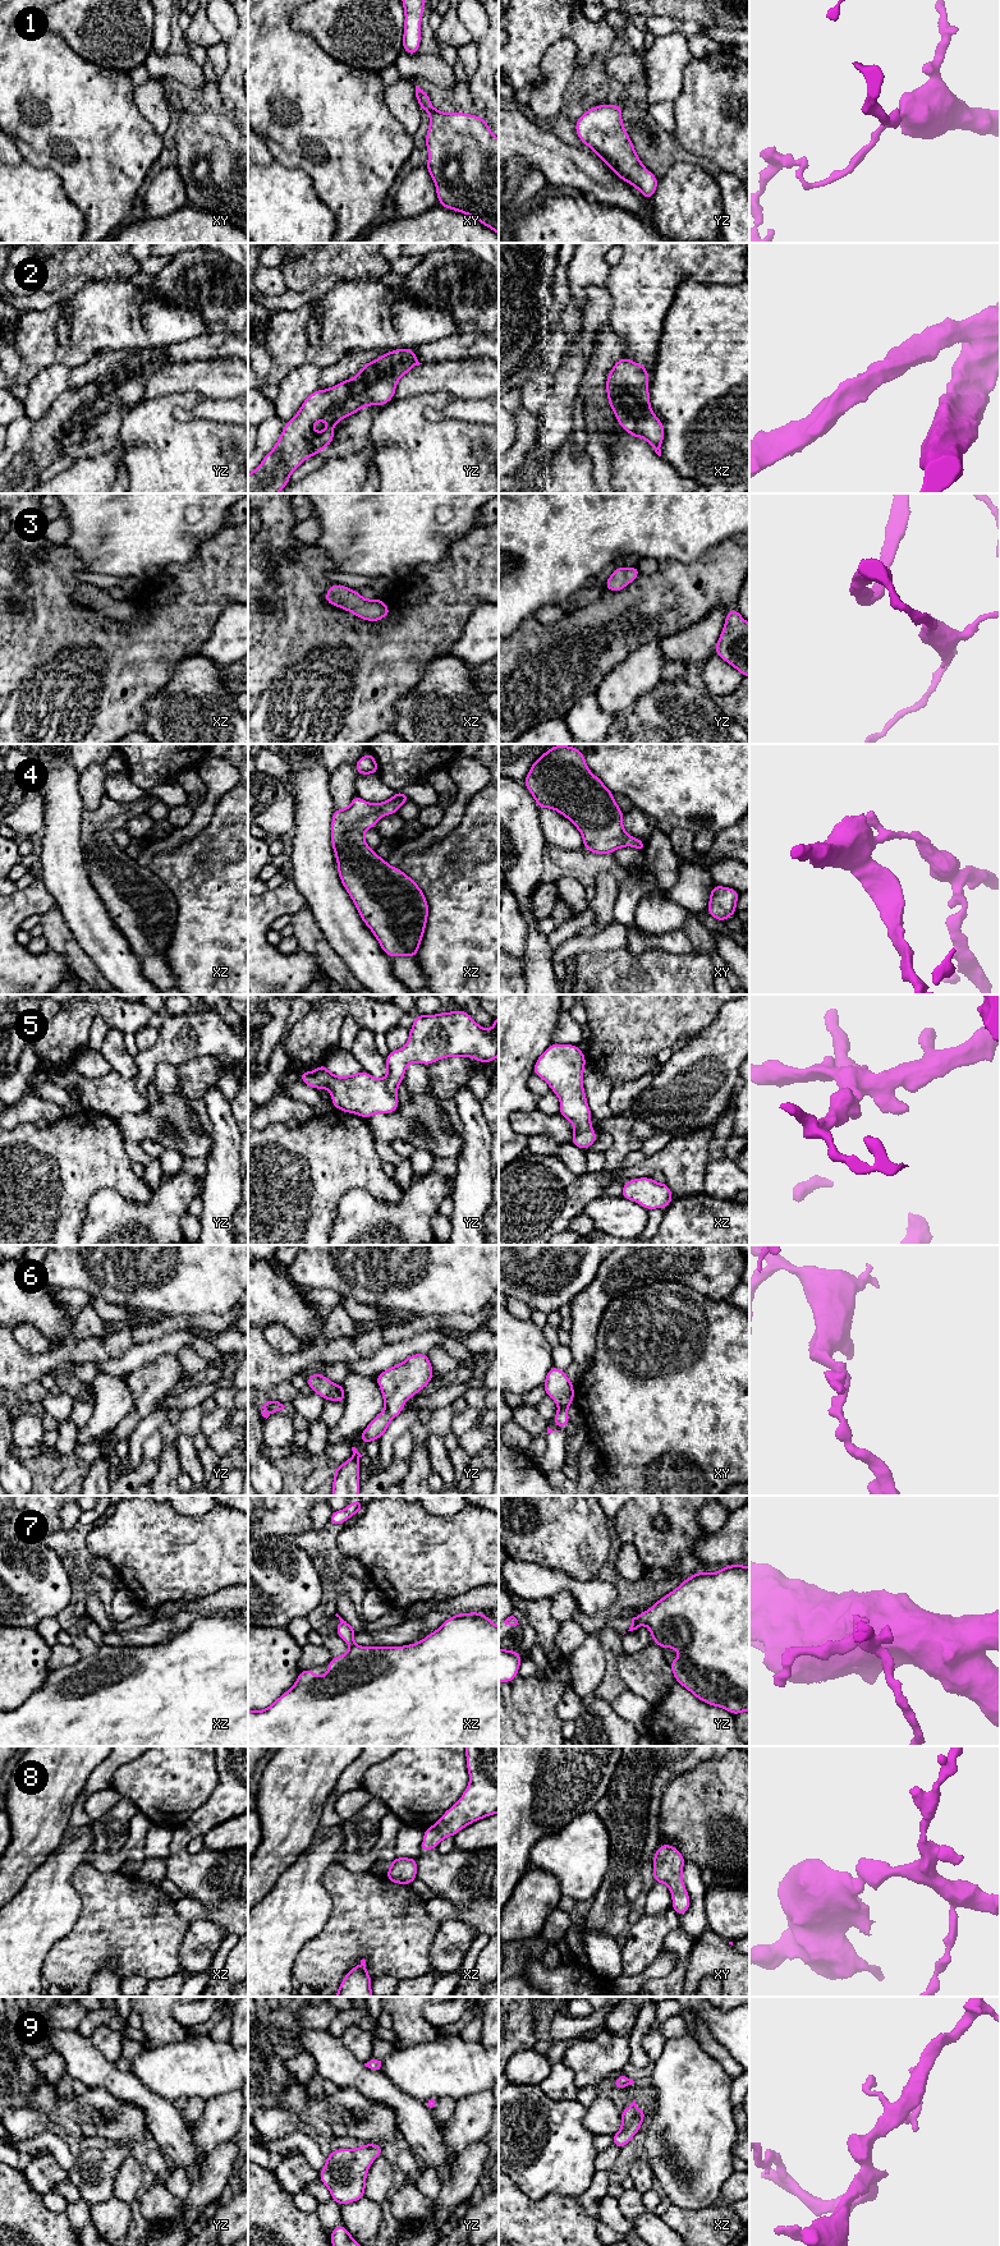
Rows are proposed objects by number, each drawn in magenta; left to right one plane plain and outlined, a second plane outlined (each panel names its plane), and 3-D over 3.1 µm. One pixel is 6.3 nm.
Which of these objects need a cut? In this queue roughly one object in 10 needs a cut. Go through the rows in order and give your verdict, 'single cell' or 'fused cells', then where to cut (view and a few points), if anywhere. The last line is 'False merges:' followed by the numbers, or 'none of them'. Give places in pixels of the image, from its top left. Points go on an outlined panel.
1: single cell; no cut
2: single cell; no cut
3: single cell; no cut
4: single cell; no cut
5: single cell; no cut
6: single cell; no cut
7: single cell; no cut
8: single cell; no cut
9: single cell; no cut
False merges: none of them

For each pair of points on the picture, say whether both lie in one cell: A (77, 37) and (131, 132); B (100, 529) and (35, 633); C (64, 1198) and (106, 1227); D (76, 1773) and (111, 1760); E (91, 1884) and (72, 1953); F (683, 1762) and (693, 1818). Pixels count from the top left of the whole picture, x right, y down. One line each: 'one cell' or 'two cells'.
A: two cells
B: two cells
C: two cells
D: two cells
E: one cell
F: two cells

